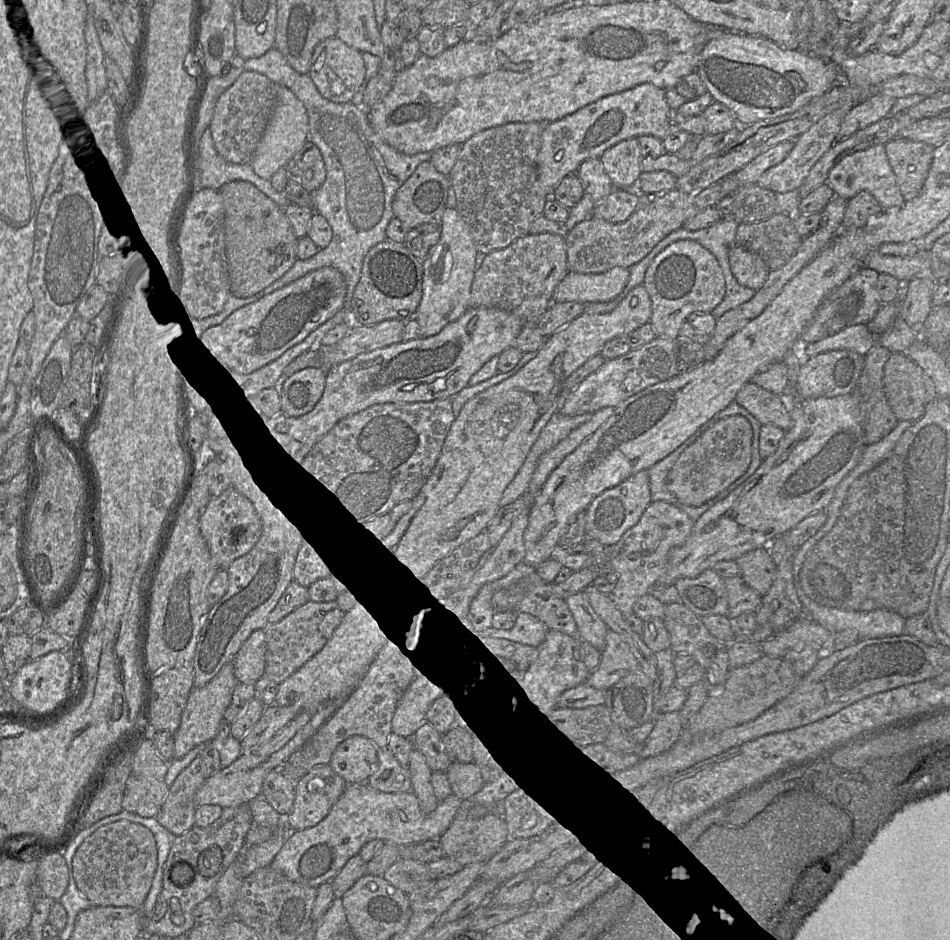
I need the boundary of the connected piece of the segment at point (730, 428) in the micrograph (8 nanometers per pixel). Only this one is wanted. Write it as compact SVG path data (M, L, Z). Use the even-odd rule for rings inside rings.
M733 415L718 421L680 454L667 474L667 489L685 505L703 505L748 470L752 440L753 428L746 417Z

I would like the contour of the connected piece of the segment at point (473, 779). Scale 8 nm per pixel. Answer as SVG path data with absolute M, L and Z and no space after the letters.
M452 760L446 774L452 792L461 800L472 798L484 784L481 770L474 761L459 762Z

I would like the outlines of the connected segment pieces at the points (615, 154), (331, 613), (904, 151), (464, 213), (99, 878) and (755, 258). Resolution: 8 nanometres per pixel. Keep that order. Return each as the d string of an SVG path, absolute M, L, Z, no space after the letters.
M637 138L623 140L607 149L600 161L615 189L635 188L644 159Z
M309 600L280 621L269 624L265 629L264 676L280 684L325 646L342 622L344 614L335 601L314 602Z
M899 136L885 143L889 164L906 201L921 192L933 160L934 148Z
M514 122L482 130L461 144L457 160L448 177L456 196L455 209L467 224L478 252L488 254L505 248L529 233L531 224L541 215L547 193L540 182L537 168L538 152L544 123Z
M115 821L97 829L77 849L72 859L78 889L95 906L140 909L151 889L157 868L157 845L151 830L130 821Z
M738 244L729 250L729 265L738 283L755 291L763 286L770 271L757 253Z

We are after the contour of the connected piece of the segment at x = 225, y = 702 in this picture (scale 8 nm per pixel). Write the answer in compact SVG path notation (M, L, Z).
M228 662L207 684L202 687L194 687L191 690L187 704L182 712L180 725L173 734L173 759L184 757L197 745L209 742L216 736L224 720L224 713L231 702L233 691L238 683L239 681L234 674L233 662Z

